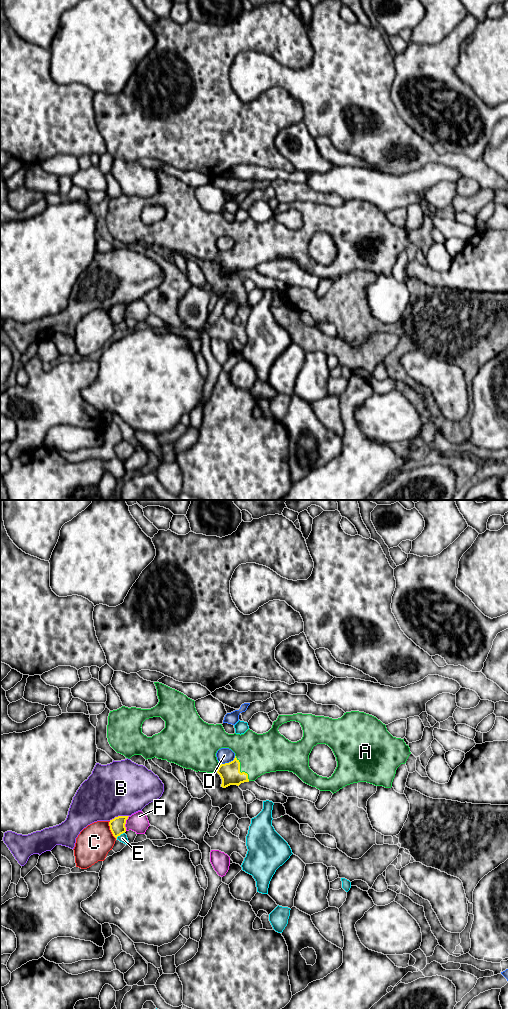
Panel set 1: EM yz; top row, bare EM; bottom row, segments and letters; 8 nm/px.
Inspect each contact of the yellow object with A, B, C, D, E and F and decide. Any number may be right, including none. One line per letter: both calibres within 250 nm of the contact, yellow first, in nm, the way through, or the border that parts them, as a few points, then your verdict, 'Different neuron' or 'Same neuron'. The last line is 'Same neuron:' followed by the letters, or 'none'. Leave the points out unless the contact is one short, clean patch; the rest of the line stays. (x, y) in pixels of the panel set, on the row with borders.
A: Thickness 160 nm (yellow) against 320 nm. Same neuron
B: Thickness 130 nm (yellow) against 440 nm. Different neuron
C: Thickness 130 nm (yellow) against 280 nm. Different neuron
D: Thickness 160 nm (yellow) against 130 nm. Different neuron
E: Thickness 130 nm (yellow) against 70 nm. Different neuron
F: Thickness 130 nm (yellow) against 160 nm. Different neuron
Same neuron: A

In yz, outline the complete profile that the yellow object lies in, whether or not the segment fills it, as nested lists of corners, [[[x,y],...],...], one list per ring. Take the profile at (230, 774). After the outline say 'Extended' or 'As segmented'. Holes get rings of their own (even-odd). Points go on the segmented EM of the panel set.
[[[162,683],[154,684],[159,699],[155,707],[141,709],[122,706],[110,711],[107,725],[110,746],[128,759],[142,755],[146,760],[156,757],[196,772],[216,771],[222,779],[223,788],[255,781],[265,773],[276,771],[293,772],[304,783],[333,794],[358,782],[391,788],[397,768],[405,764],[411,754],[404,739],[393,737],[380,720],[359,711],[346,712],[338,719],[302,713],[279,715],[266,733],[257,734],[248,729],[241,735],[228,734],[222,724],[204,722],[196,711],[194,700]],[[153,717],[161,717],[165,721],[165,728],[160,733],[147,737],[142,733],[141,727],[146,719]],[[290,721],[299,722],[302,727],[303,737],[297,742],[289,741],[278,731],[282,724]],[[317,744],[328,745],[336,757],[337,767],[329,778],[317,775],[309,767],[309,755]],[[221,748],[231,749],[235,753],[234,760],[220,765],[216,753]]]. Extended

